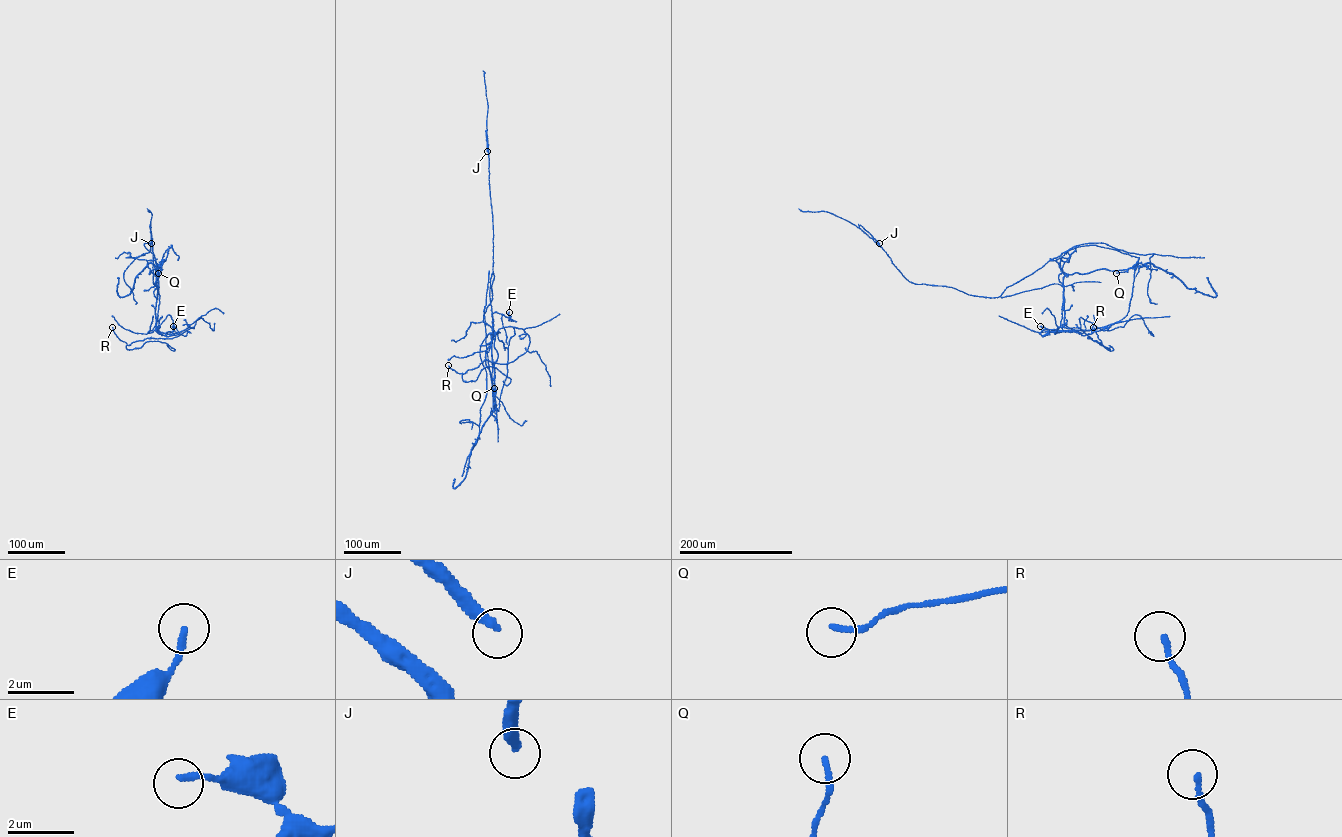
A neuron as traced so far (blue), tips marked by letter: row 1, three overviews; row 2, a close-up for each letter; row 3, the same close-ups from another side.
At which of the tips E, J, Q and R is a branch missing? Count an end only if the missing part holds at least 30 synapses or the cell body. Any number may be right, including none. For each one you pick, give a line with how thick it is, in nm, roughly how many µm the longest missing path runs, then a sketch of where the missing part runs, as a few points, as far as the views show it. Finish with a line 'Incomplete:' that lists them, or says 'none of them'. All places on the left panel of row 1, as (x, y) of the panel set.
Incomplete: none of them

